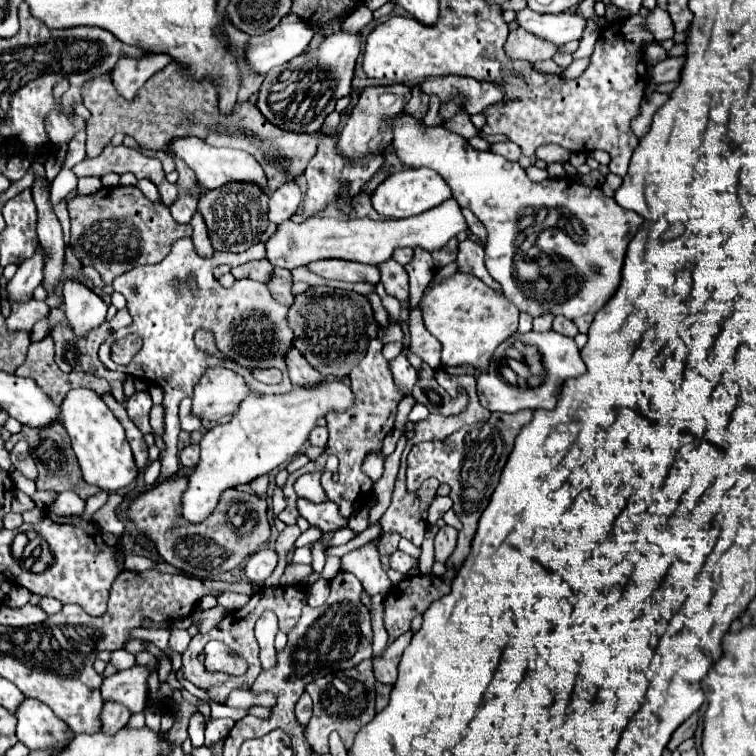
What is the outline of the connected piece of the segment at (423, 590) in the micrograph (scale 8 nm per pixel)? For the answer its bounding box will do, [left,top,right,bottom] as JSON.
[384,572,454,640]

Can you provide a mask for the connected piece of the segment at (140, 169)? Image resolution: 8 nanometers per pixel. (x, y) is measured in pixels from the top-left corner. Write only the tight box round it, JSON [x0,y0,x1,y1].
[90,146,178,206]

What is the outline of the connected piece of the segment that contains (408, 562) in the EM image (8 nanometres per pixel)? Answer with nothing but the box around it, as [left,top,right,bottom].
[390,550,418,574]

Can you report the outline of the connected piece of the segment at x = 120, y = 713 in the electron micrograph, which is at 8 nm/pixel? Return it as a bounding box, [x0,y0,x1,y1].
[100,702,130,734]

